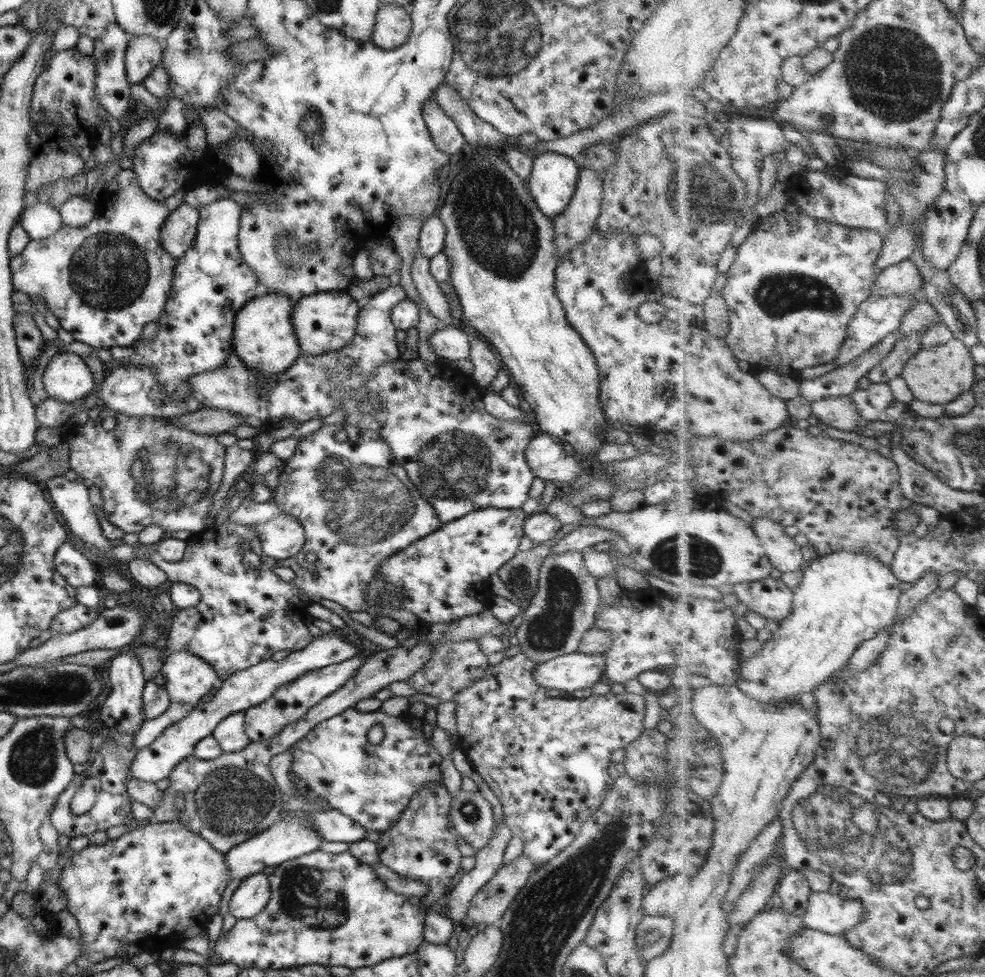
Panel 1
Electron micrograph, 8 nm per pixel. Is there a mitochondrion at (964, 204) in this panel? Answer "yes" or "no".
no

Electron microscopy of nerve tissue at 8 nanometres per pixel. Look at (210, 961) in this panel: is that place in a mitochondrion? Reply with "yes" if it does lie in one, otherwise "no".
no

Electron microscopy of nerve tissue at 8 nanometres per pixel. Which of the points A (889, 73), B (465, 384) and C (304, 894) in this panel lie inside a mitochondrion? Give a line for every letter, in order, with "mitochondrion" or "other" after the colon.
A: mitochondrion
B: other
C: mitochondrion

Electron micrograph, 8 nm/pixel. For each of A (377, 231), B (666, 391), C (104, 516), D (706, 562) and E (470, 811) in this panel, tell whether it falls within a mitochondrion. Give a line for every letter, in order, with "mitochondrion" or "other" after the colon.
A: other
B: other
C: other
D: mitochondrion
E: mitochondrion

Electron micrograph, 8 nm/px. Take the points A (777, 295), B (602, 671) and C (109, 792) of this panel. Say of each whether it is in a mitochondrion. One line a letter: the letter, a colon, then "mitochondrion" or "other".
A: mitochondrion
B: other
C: other

